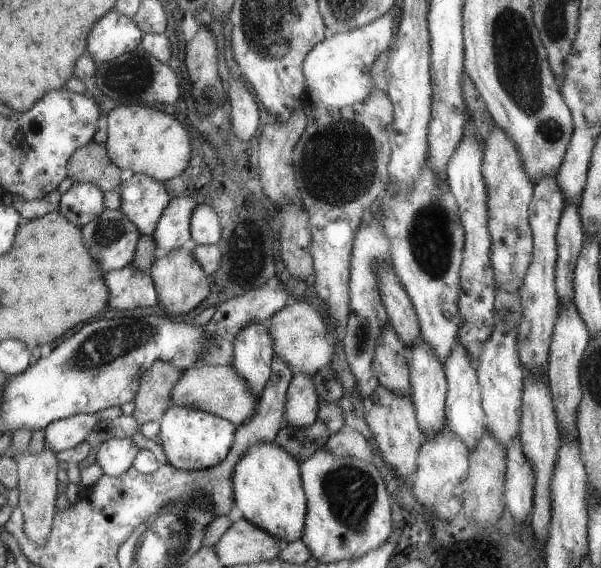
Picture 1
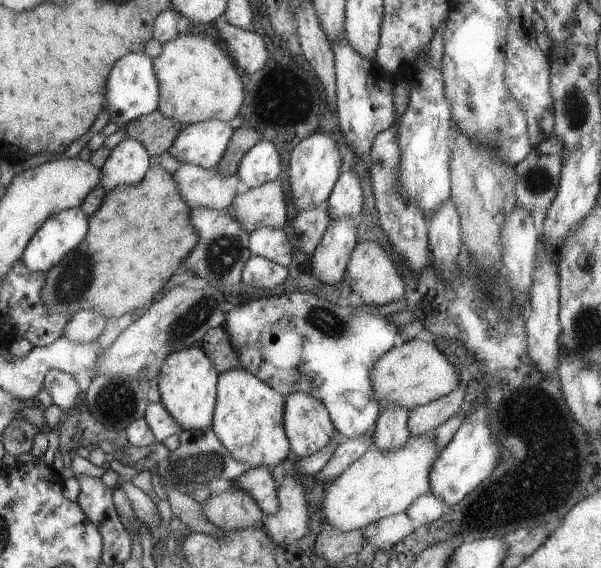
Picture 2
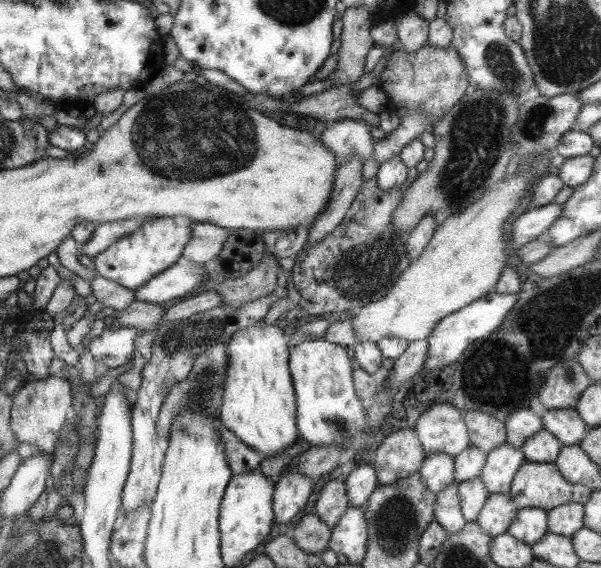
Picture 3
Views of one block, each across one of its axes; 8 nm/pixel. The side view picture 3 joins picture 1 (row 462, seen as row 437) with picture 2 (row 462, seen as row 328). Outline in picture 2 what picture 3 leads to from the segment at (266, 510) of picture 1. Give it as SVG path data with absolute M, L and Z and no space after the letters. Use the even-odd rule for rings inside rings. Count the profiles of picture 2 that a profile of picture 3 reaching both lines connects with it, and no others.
M229 370L217 380L217 404L213 416L213 432L227 452L241 464L247 464L249 470L269 468L273 470L279 462L285 460L291 450L285 426L285 396L275 392L257 376L247 370Z

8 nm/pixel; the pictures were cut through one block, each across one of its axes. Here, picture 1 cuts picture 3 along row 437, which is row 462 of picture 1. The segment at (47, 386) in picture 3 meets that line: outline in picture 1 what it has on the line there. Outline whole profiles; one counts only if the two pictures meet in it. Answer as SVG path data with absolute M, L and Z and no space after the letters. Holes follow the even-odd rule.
M9 446L9 450L3 452L5 458L11 458L17 464L17 480L19 480L19 504L17 508L23 514L23 530L27 532L27 538L31 538L35 544L41 544L47 540L47 532L51 532L51 520L53 508L55 508L55 498L57 498L57 468L59 468L59 458L51 446L43 446L41 452L31 452L29 446L25 450L15 450Z

